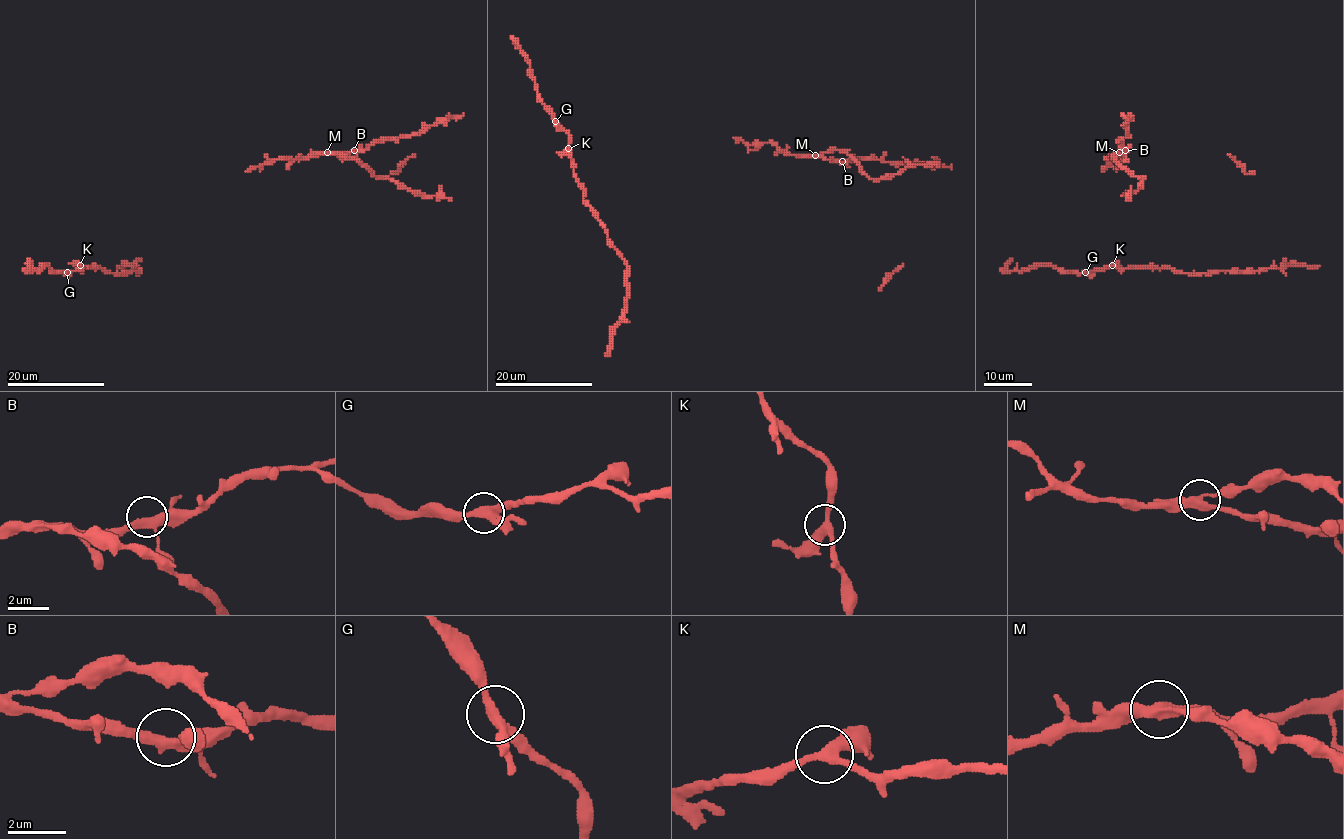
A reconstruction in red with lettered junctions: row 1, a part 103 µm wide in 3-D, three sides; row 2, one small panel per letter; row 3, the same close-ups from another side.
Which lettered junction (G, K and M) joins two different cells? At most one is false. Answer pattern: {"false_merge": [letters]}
{"false_merge": ["M"]}

